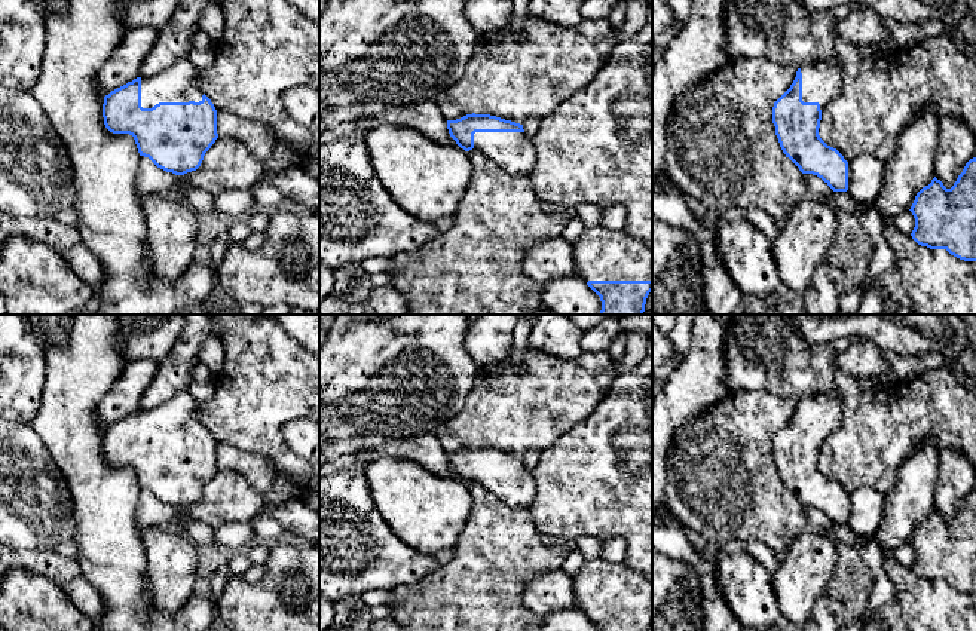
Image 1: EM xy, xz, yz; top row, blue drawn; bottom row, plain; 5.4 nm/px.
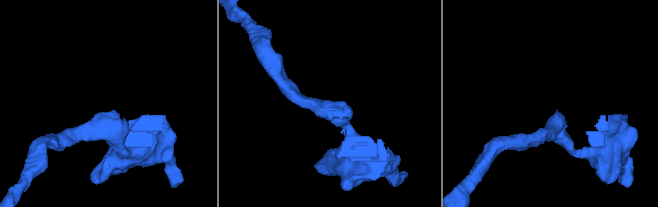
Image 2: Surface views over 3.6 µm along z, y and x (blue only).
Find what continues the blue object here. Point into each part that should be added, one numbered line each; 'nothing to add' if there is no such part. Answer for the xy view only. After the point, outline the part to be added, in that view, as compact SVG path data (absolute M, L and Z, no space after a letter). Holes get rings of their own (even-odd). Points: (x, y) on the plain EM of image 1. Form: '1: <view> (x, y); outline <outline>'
1: xy (177, 416); outline M181 389L165 404L153 410L141 410L141 439L152 441L159 435L202 434L198 404L189 389Z

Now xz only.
1: xz (600, 587); outline M585 560L572 576L575 609L588 613L652 613L652 583L627 563Z

